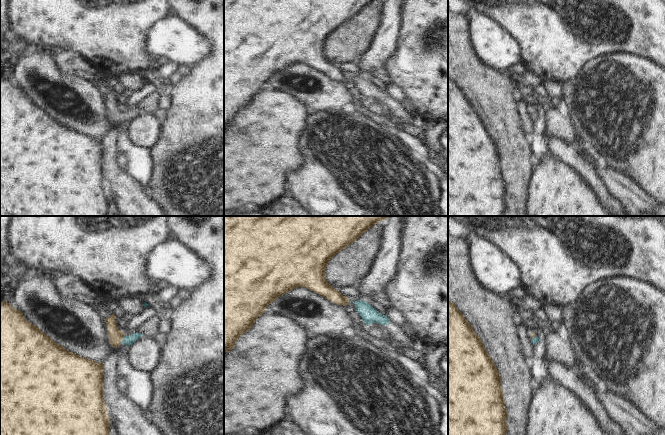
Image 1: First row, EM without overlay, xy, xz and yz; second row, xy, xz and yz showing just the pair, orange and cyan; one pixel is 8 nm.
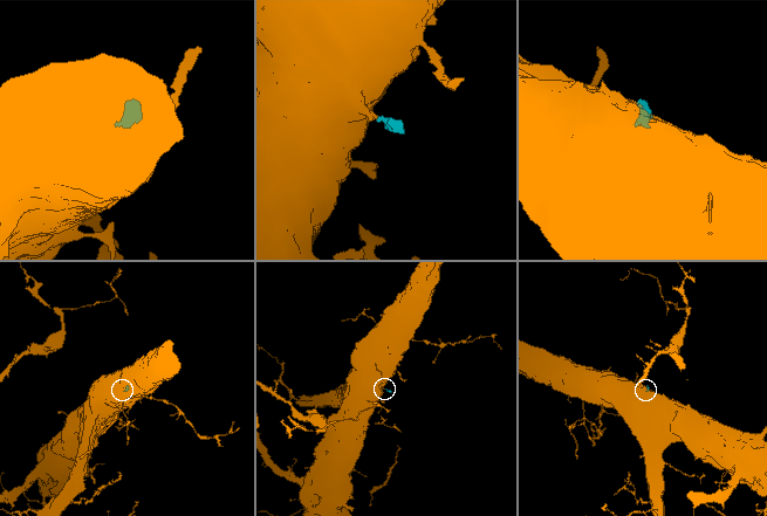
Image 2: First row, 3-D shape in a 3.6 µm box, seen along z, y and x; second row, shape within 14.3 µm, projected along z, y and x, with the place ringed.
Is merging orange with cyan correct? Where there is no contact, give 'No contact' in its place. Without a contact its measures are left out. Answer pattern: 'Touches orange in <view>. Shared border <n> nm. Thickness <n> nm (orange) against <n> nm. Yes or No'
Touches orange in xy. Shared border 80 nm. Thickness 120 nm (orange) against 80 nm. Yes.

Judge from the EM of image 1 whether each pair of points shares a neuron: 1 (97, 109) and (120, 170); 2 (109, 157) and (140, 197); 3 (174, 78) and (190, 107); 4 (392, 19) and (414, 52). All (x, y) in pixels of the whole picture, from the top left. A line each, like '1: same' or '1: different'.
1: different
2: same
3: different
4: different

